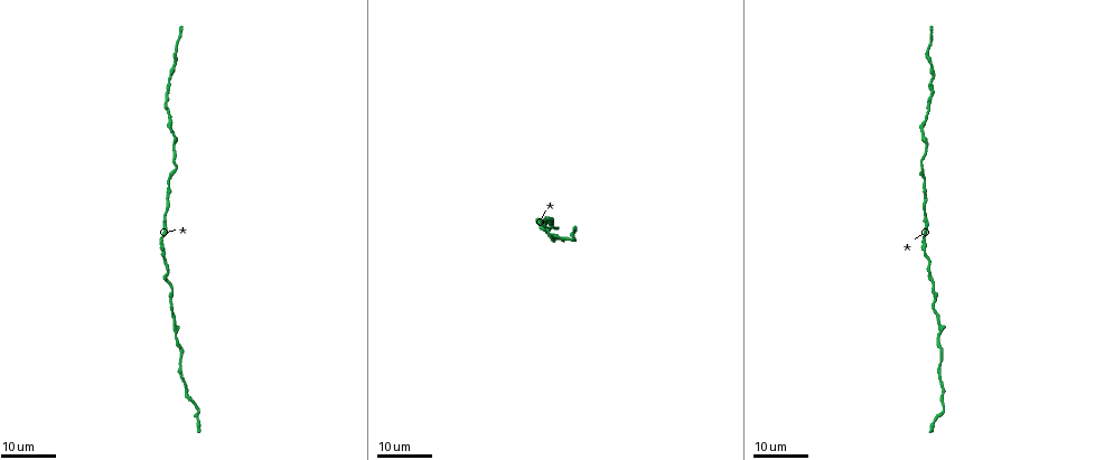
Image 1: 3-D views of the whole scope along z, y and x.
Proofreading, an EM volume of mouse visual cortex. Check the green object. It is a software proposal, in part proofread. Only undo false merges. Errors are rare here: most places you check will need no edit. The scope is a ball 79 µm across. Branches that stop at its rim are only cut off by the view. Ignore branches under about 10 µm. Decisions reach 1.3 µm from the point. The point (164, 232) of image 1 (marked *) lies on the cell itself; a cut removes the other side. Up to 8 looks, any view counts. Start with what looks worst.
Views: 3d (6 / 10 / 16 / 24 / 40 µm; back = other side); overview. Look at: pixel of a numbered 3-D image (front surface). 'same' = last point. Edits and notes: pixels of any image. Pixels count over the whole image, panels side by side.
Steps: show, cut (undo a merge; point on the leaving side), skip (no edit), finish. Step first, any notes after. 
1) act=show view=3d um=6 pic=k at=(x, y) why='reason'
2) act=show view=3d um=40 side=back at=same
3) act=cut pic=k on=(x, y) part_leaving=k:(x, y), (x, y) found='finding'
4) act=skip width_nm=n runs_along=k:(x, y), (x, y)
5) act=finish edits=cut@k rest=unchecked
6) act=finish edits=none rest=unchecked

act=show view=3d um=16 pic=1 at=(930, 64) why='narrows sharply'

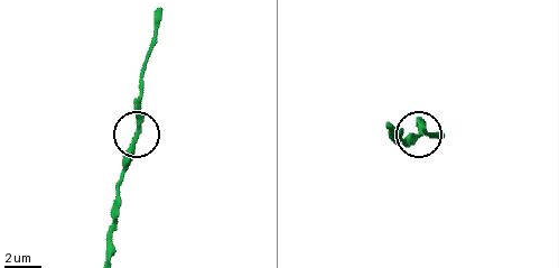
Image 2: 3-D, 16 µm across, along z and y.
act=show view=3d um=6 pic=2 at=(136, 138) why='closer look'

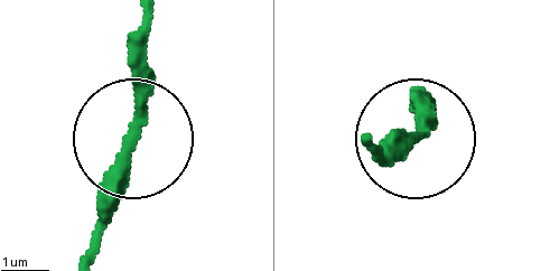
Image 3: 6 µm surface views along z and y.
act=skip runs_along=3:(87, 254), (131, 121), (139, 29) found='continuous, no second cell'

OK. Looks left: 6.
act=show view=3d um=24 pic=1 at=(923, 129) why='calibre changes'

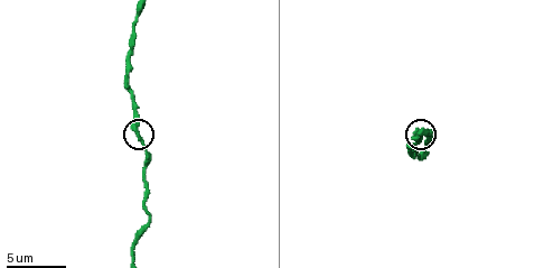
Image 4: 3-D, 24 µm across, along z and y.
act=show view=3d um=6 pic=4 at=(138, 132)

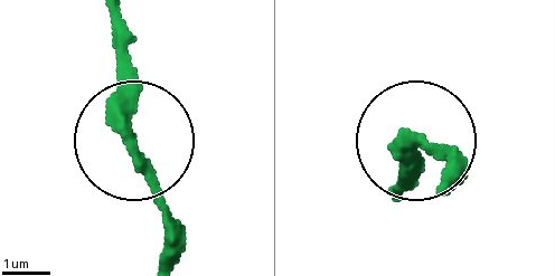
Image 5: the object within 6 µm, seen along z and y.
act=skip runs_along=5:(163, 253), (163, 205), (127, 108), (127, 28) found='all the same cell'

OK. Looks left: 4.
act=show view=3d um=10 pic=4 at=(148, 222) why='thick turns thin'

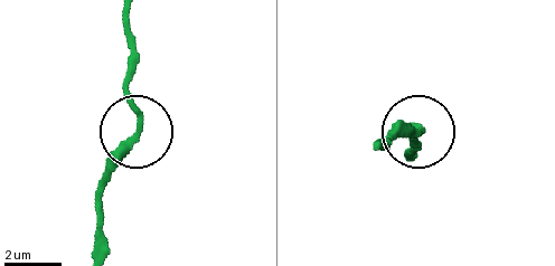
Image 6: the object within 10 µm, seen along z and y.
act=skip found='all the same cell'

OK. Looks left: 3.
act=show view=3d um=24 pic=1 at=(172, 301) why='sudden change in width'

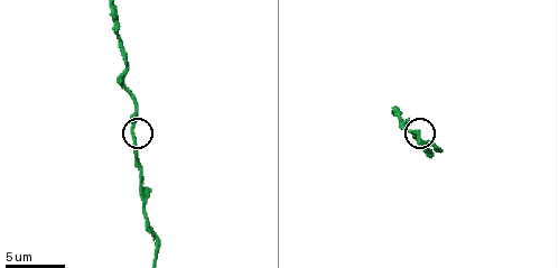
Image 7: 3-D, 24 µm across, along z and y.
act=show view=3d um=6 pic=7 at=(414, 135) why='closer look'

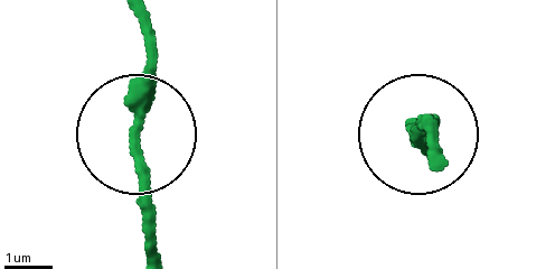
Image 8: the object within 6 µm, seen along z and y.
act=skip runs_along=8:(141, 22), (146, 107), (133, 155), (146, 248) found='all the same cell'

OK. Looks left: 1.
act=finish edits=none rest=unchecked

